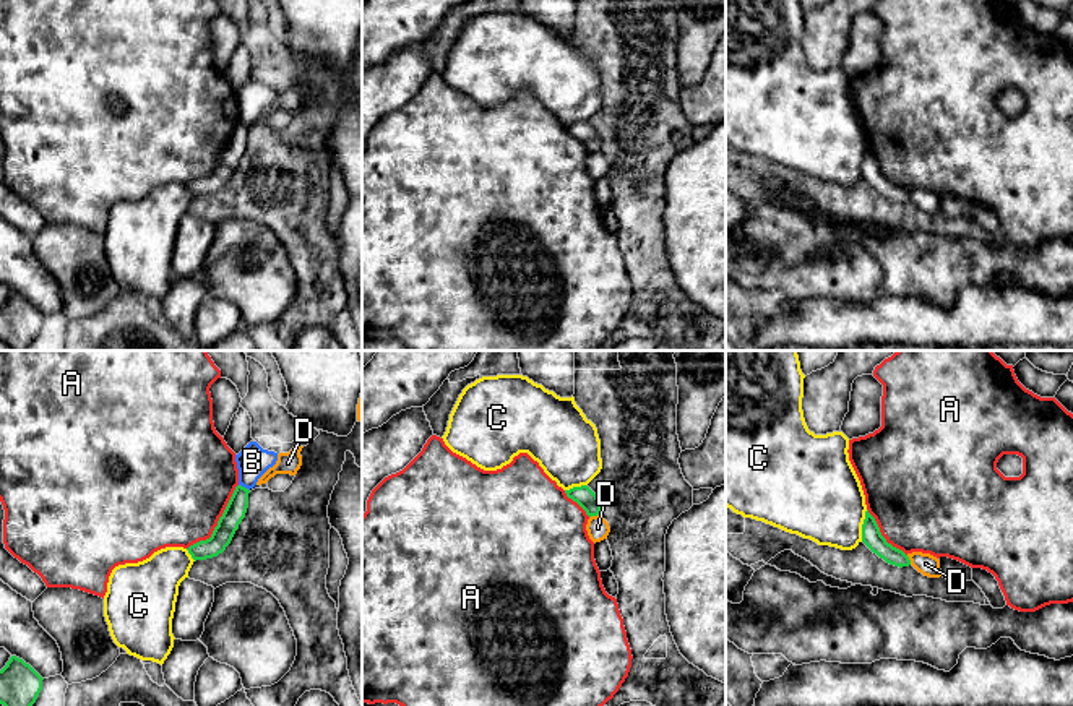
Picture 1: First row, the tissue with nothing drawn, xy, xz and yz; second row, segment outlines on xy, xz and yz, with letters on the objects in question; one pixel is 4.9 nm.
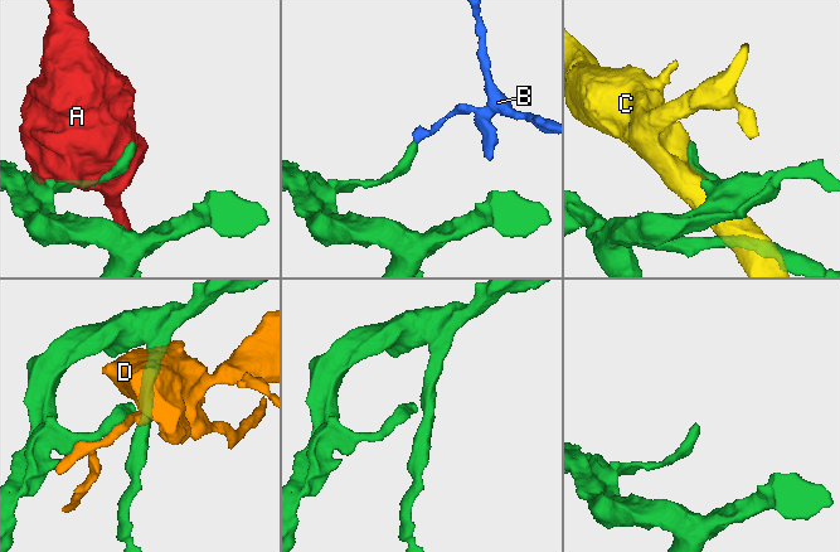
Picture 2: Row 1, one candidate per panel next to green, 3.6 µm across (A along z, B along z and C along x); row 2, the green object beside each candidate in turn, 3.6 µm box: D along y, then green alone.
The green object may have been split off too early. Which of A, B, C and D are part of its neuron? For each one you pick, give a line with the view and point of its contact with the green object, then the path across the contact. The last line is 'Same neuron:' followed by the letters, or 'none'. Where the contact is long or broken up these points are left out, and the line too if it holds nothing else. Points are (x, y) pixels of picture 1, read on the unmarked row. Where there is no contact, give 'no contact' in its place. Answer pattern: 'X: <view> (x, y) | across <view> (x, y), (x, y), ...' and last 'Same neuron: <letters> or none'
Same neuron: none

